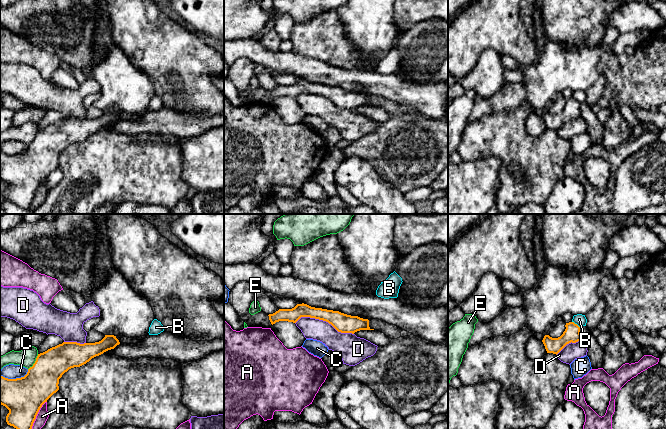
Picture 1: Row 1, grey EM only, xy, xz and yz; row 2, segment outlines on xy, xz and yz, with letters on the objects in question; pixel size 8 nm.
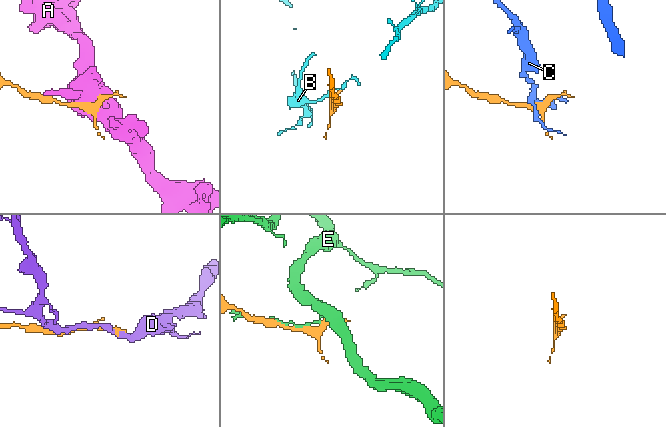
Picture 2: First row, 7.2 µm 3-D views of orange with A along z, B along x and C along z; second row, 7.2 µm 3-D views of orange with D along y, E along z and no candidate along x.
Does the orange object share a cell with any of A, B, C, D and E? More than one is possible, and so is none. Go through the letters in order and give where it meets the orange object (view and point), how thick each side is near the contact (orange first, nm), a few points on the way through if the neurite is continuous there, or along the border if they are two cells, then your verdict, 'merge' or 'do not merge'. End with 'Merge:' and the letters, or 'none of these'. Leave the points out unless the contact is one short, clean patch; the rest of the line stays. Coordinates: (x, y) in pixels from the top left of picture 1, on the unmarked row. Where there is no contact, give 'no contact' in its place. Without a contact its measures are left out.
A: contact xy (35, 194); calibres 320 and 90 nm; do not merge
B: contact yz (576, 100); calibres 130 and 90 nm; border yz (572, 97), (580, 103); do not merge
C: contact xy (16, 154); calibres 320 and 120 nm; do not merge
D: contact xz (324, 96); calibres 150 and 180 nm; do not merge
E: contact xy (35, 138); calibres 280 and 150 nm; do not merge
Merge: none of these

